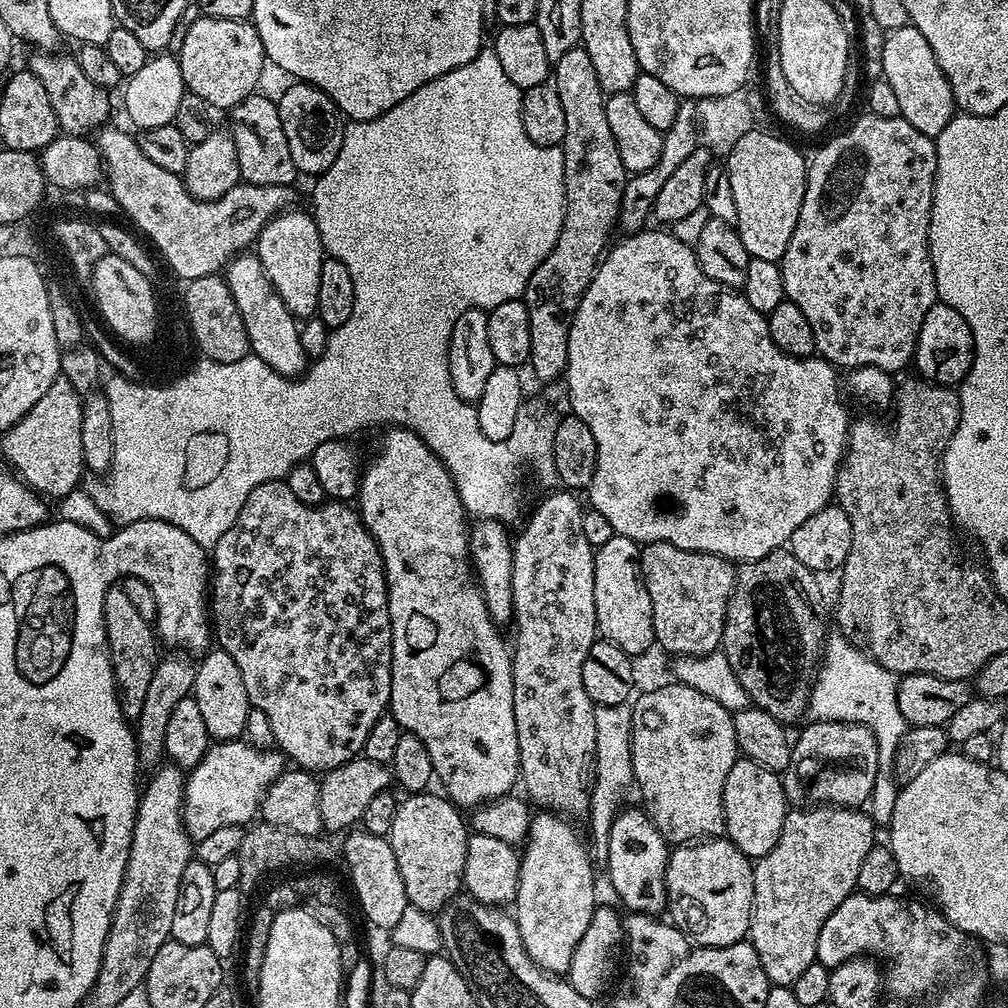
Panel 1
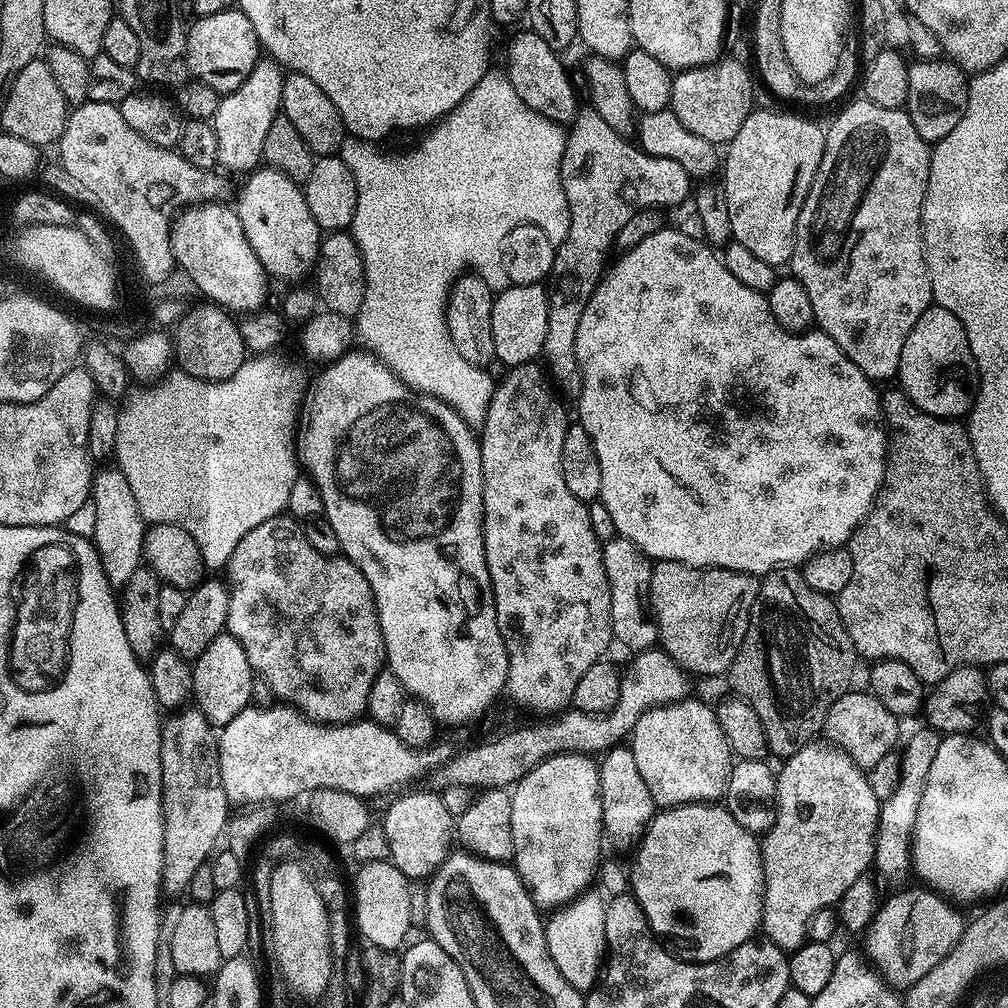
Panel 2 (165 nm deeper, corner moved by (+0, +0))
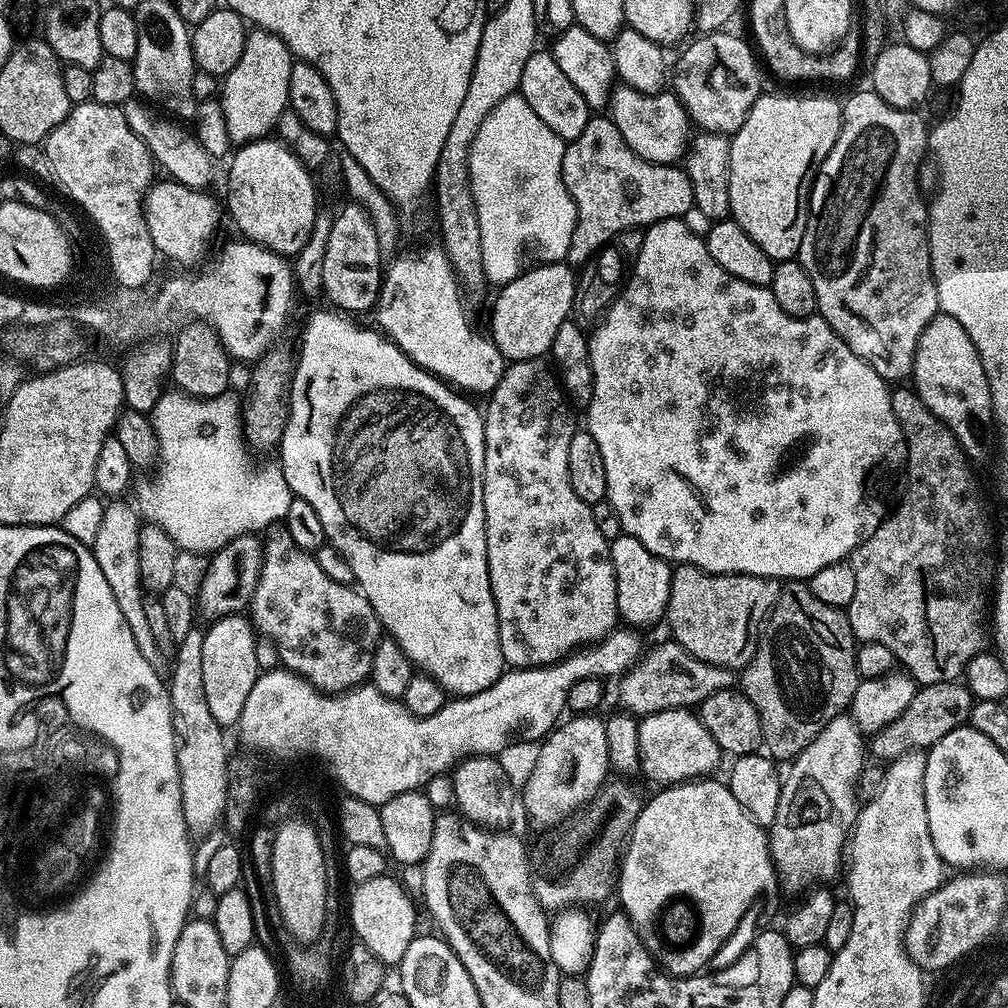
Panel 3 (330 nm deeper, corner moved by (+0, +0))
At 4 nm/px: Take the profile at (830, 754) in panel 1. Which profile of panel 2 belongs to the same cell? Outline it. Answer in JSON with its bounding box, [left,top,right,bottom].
[822,690,901,769]

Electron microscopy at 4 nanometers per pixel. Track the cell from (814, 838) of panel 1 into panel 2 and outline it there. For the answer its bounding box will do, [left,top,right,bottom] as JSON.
[760,742,882,954]

